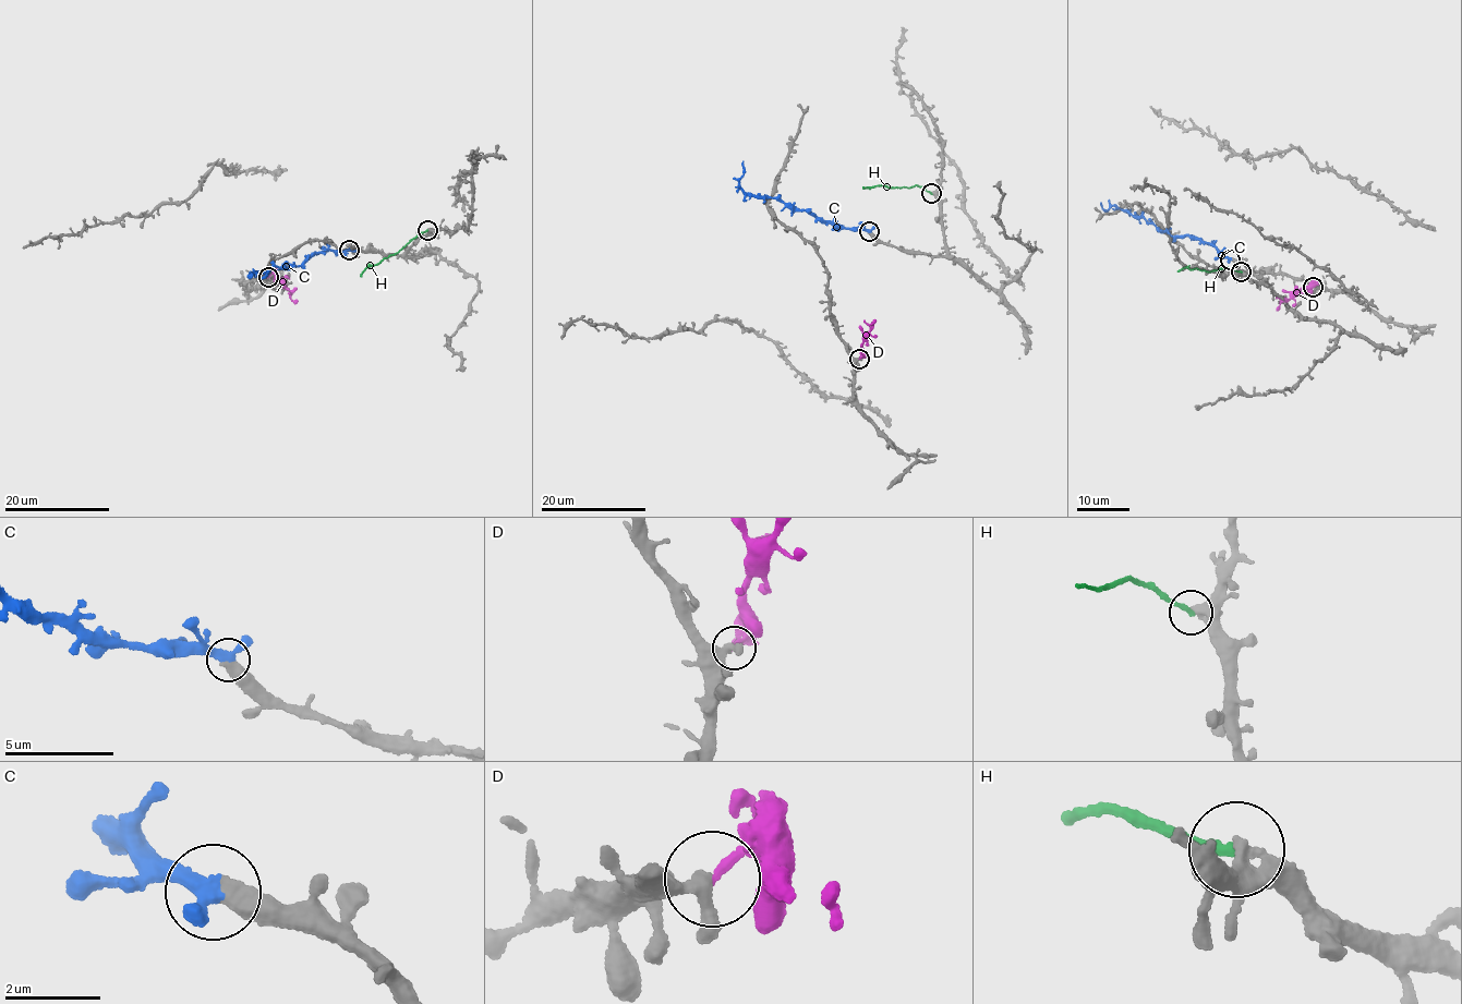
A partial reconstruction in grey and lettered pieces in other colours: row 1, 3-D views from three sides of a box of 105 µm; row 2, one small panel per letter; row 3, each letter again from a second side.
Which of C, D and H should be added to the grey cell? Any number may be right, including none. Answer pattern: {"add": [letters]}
{"add": ["C"]}

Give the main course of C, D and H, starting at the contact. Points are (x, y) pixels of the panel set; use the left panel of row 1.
C: (348, 250), (317, 253), (304, 258), (300, 265), (254, 273), (262, 278), (269, 267)
D: (268, 276), (274, 275), (282, 282), (291, 299), (298, 300)
H: (427, 230), (409, 240), (396, 254), (365, 267), (361, 276)

